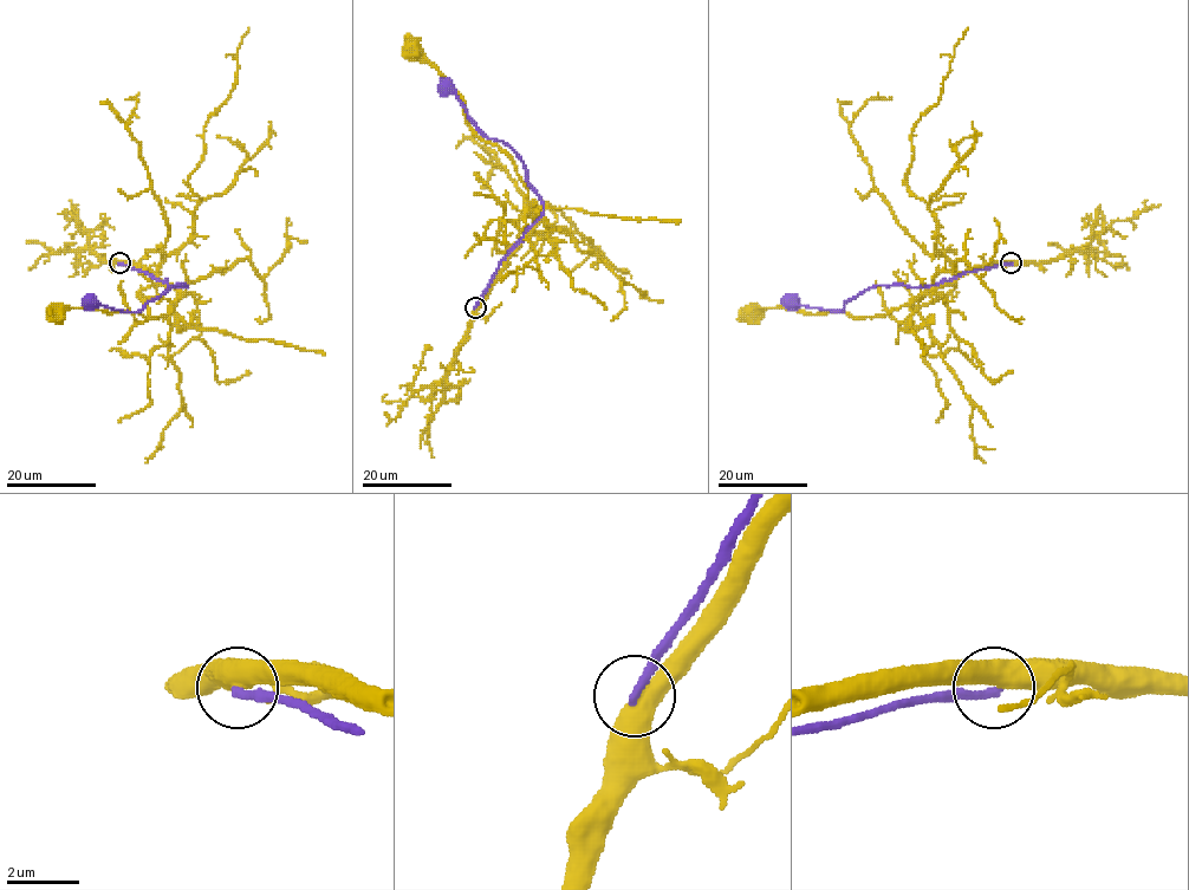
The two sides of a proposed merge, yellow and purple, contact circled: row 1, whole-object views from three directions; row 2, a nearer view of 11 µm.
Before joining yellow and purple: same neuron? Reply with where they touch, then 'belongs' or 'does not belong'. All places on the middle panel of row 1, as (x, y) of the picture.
place (475, 307); does not belong

